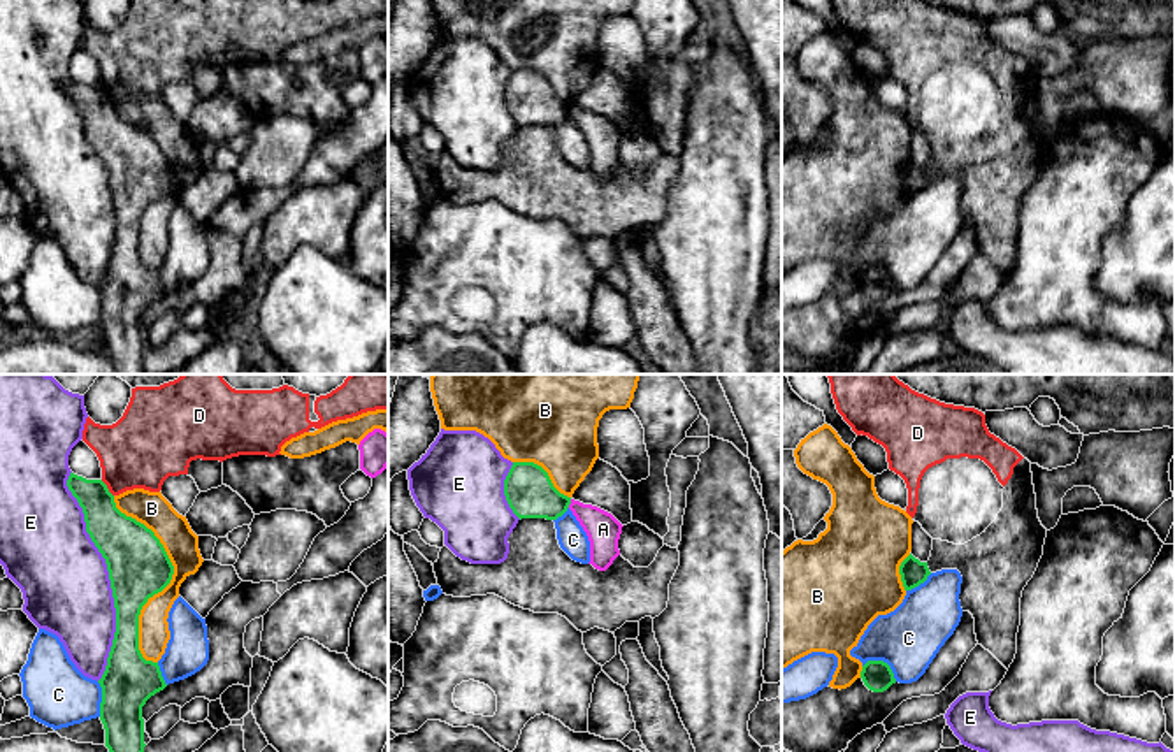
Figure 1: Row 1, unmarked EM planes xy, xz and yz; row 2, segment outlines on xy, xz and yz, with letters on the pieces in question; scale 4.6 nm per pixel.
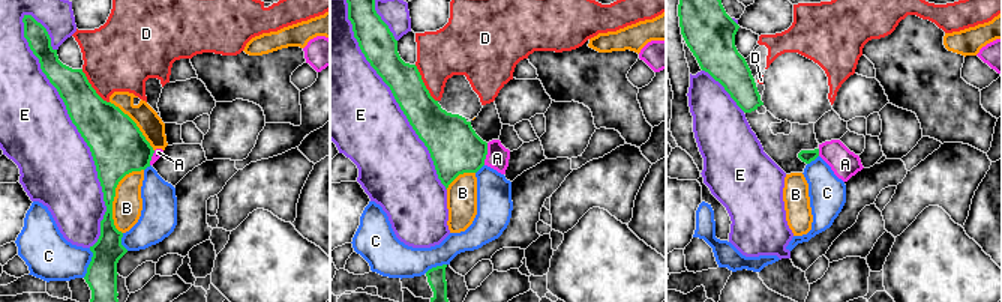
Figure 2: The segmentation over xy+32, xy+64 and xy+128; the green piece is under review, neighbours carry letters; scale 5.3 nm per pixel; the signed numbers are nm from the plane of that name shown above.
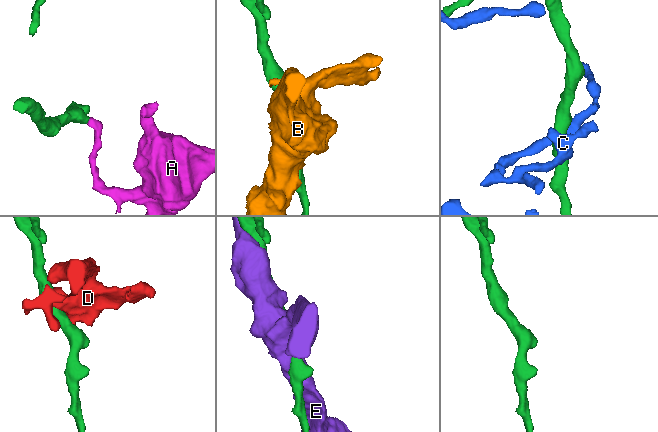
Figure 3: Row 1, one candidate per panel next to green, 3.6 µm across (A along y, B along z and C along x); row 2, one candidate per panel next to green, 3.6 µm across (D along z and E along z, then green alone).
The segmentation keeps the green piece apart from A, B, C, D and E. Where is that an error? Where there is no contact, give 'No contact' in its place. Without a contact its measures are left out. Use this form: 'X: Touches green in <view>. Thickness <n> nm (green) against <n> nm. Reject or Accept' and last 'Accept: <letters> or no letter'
A: Touches green in xz. Thickness 220 nm (green) against 160 nm. Reject
B: Touches green in xy. Thickness 280 nm (green) against 160 nm. Reject
C: Touches green in yz. Thickness 140 nm (green) against 300 nm. Reject
D: Touches green in xy. Thickness 220 nm (green) against 360 nm. Reject
E: Touches green in xy. Thickness 280 nm (green) against 400 nm. Reject
Accept: no letter

